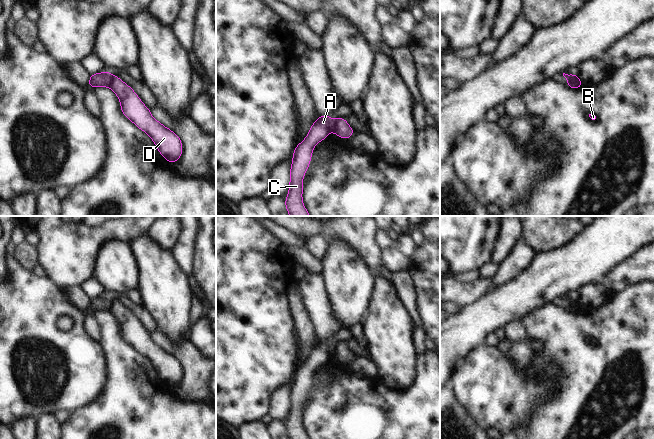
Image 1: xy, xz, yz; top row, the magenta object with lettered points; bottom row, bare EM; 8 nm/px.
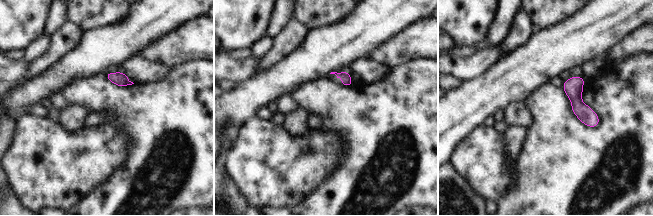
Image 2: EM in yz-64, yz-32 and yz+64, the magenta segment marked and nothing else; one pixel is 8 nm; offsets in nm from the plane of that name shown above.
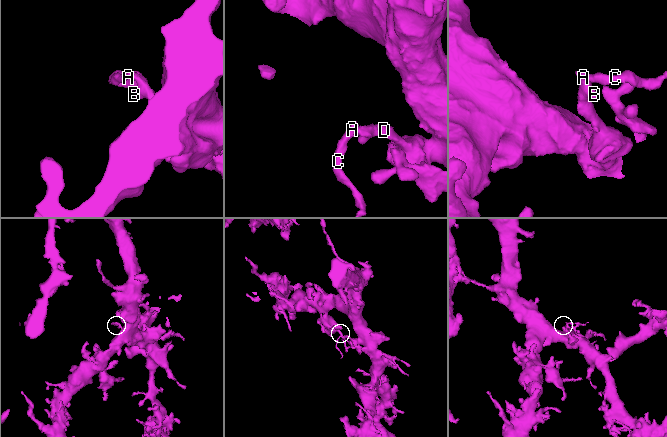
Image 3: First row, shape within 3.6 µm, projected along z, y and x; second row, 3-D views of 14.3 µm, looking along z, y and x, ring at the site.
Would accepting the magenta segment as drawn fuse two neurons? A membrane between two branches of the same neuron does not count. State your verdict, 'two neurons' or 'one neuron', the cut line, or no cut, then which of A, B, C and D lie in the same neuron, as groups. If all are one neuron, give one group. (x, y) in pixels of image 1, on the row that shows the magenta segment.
two neurons | yz (574, 74), (574, 78), (567, 83) | A C / B D

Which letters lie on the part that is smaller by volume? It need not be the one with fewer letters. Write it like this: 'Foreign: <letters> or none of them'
Foreign: A, C.

